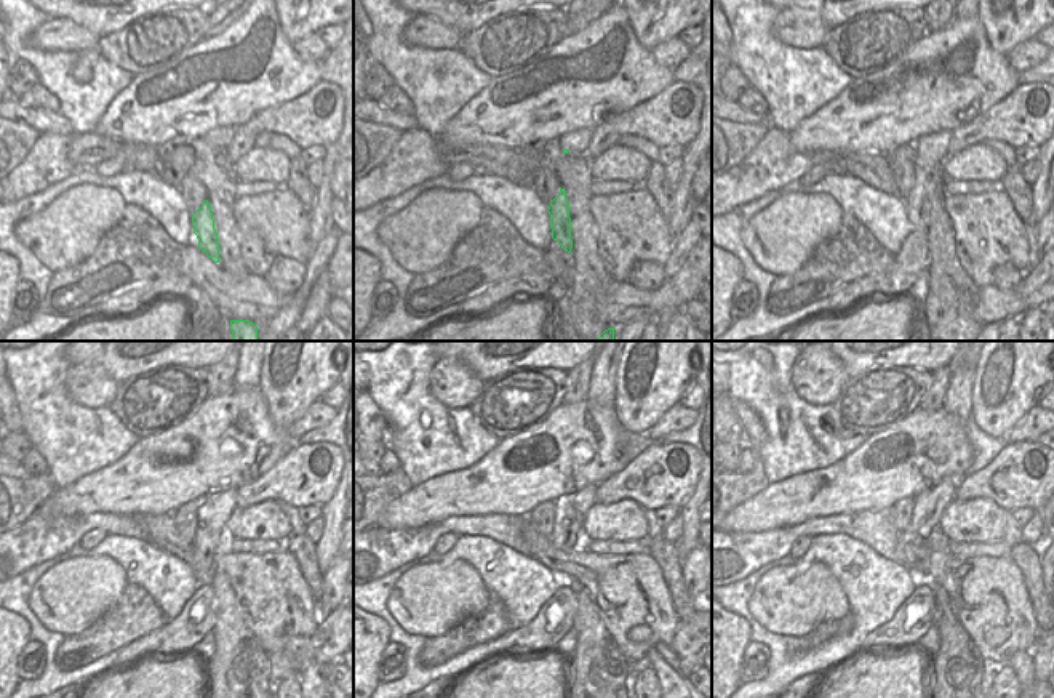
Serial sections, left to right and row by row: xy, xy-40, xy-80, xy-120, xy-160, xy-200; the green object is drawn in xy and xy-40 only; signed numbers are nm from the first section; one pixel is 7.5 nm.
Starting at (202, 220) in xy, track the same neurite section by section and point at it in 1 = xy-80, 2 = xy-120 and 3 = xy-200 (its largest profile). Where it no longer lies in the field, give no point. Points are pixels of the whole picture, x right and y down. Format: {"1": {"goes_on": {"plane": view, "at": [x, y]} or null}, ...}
{"1": {"goes_on": {"plane": "xy-80", "at": [930, 176]}}, "2": {"goes_on": {"plane": "xy-120", "at": [210, 535]}}, "3": {"goes_on": {"plane": "xy-200", "at": [926, 513]}}}

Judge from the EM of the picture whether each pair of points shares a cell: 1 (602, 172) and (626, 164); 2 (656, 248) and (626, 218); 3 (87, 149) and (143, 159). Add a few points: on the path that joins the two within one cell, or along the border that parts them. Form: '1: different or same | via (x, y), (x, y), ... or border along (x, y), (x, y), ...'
1: same | via (608, 167), (619, 164)
2: same | via (648, 240), (634, 226)
3: same | via (101, 148), (128, 149)

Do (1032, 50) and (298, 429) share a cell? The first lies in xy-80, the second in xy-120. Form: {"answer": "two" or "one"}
{"answer": "one"}

